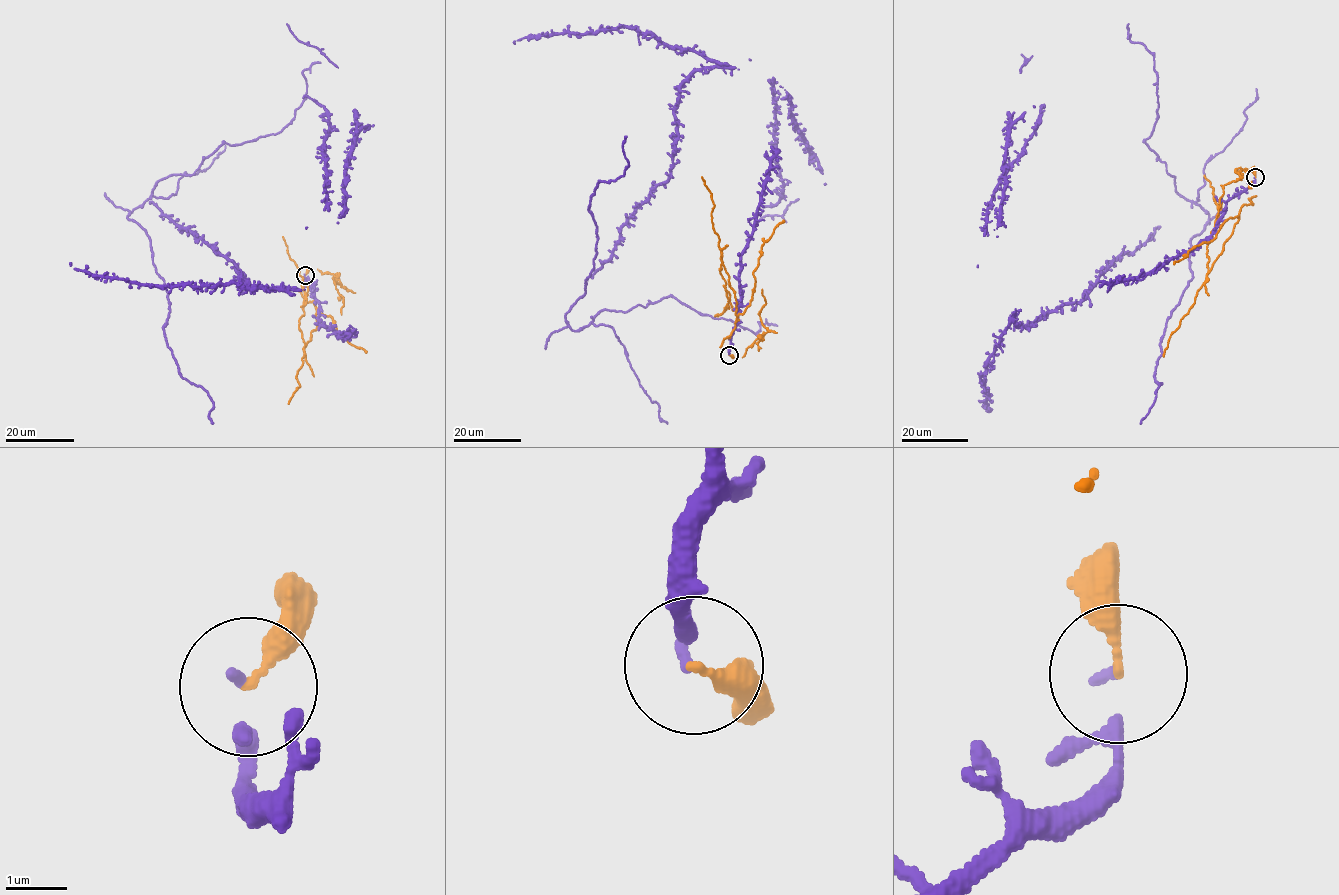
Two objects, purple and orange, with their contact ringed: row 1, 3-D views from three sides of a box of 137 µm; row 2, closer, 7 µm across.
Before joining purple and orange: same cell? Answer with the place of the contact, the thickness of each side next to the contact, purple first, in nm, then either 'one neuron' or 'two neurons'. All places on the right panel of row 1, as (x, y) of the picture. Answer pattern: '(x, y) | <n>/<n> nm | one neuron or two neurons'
(1255, 177) | 140/220 nm | two neurons

